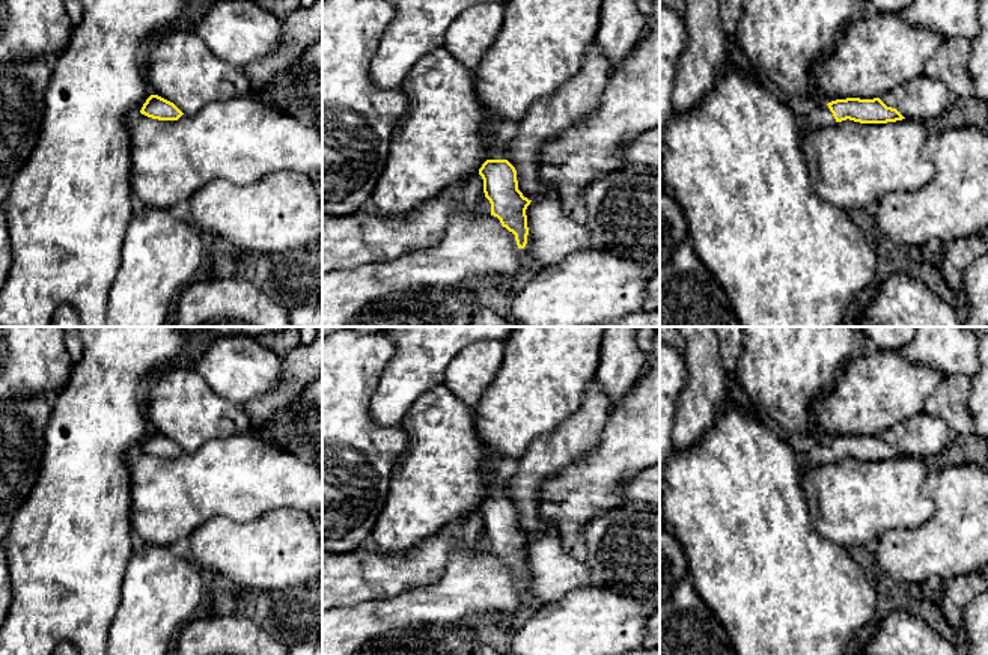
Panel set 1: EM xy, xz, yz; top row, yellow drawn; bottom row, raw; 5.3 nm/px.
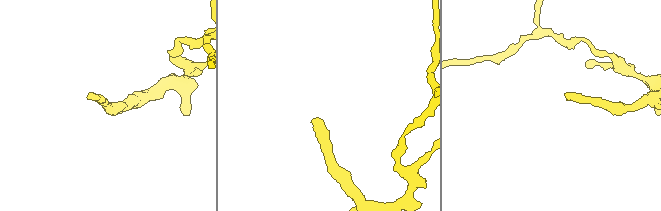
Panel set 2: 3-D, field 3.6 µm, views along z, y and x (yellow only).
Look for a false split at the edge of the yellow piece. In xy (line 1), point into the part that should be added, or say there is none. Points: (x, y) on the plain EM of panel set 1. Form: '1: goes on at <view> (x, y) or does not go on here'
1: does not go on here

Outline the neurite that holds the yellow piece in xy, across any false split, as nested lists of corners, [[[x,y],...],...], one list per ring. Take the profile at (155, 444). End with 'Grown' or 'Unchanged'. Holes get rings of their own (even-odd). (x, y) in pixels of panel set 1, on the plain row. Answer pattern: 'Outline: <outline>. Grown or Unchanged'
Outline: [[[151,432],[140,450],[158,458],[178,458],[184,452],[173,440],[158,432]]]. Unchanged

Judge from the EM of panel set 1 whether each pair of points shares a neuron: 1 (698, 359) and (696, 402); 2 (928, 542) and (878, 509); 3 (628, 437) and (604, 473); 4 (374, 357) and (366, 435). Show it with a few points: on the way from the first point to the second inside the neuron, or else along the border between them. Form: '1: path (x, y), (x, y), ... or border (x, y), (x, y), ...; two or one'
1: path (698, 369), (698, 392); one
2: border (936, 506), (922, 524), (889, 529), (875, 542); two
3: path (627, 446), (610, 464); one
4: path (359, 377), (359, 416); one

